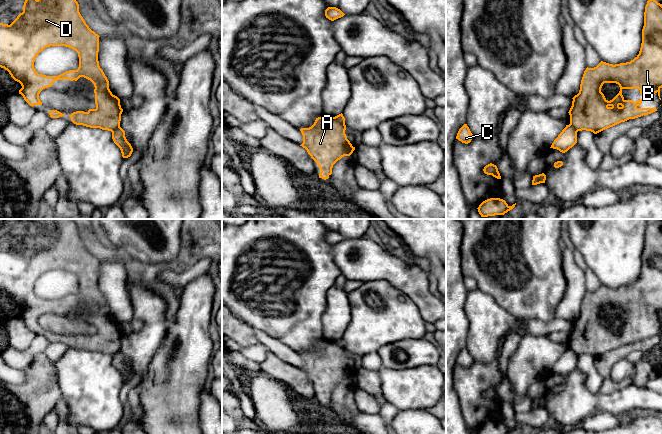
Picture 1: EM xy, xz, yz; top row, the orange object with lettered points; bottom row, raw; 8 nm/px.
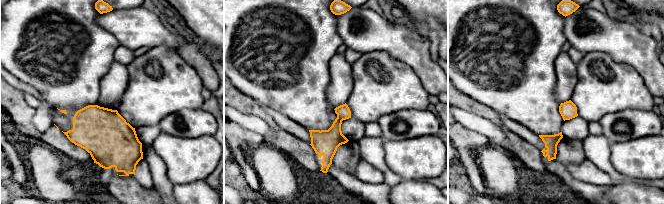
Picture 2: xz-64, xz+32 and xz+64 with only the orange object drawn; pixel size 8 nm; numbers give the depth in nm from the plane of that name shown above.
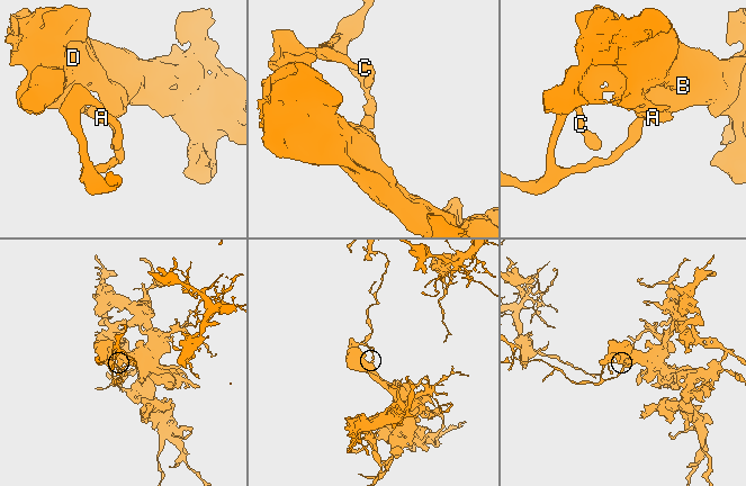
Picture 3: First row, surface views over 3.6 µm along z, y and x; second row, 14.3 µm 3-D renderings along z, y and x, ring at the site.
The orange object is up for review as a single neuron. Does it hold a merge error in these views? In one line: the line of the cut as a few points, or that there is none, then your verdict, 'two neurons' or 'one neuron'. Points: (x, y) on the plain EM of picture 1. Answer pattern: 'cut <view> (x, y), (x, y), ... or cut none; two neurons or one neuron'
cut xz (333, 341), (344, 348); two neurons

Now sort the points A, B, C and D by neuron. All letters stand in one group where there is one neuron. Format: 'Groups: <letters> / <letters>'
Groups: A B D / C

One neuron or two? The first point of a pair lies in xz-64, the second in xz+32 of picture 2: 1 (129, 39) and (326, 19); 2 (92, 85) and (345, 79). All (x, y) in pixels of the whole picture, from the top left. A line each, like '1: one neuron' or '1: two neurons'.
1: two neurons
2: two neurons

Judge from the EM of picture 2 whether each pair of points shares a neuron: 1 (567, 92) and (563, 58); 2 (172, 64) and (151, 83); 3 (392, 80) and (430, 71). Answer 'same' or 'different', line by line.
1: same
2: same
3: different

